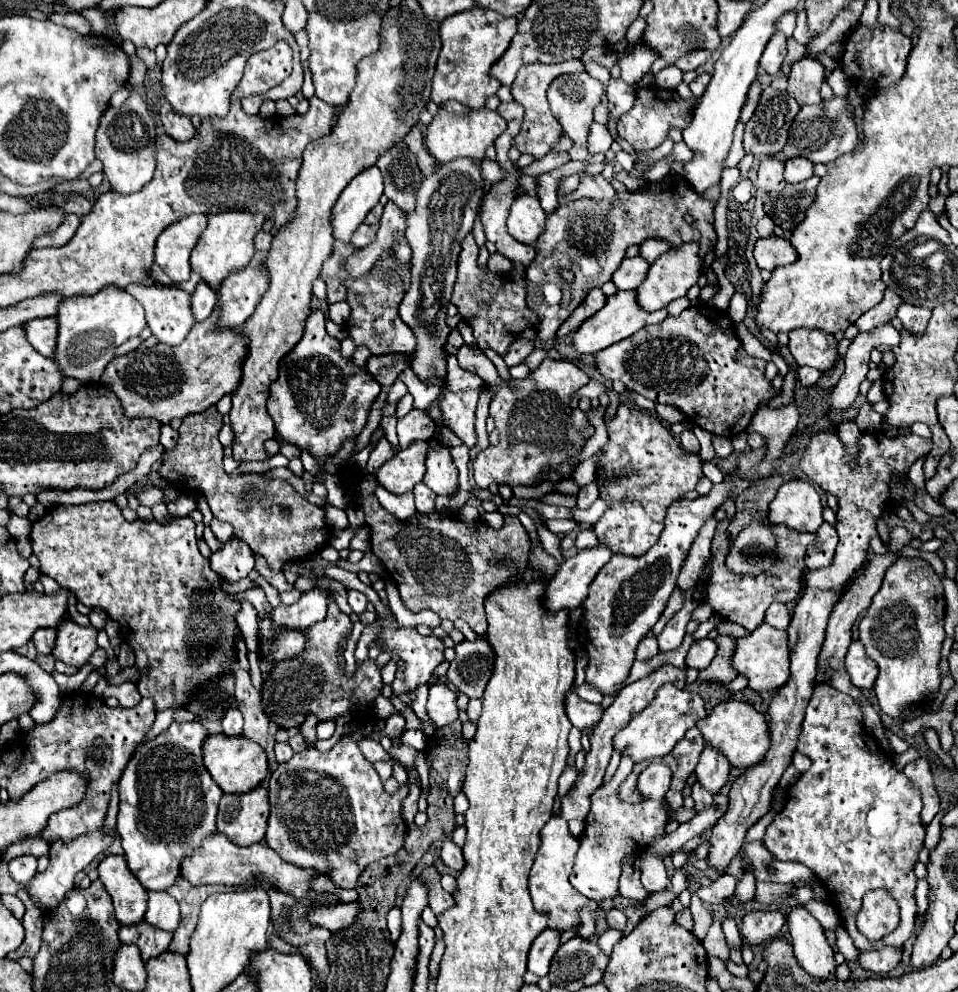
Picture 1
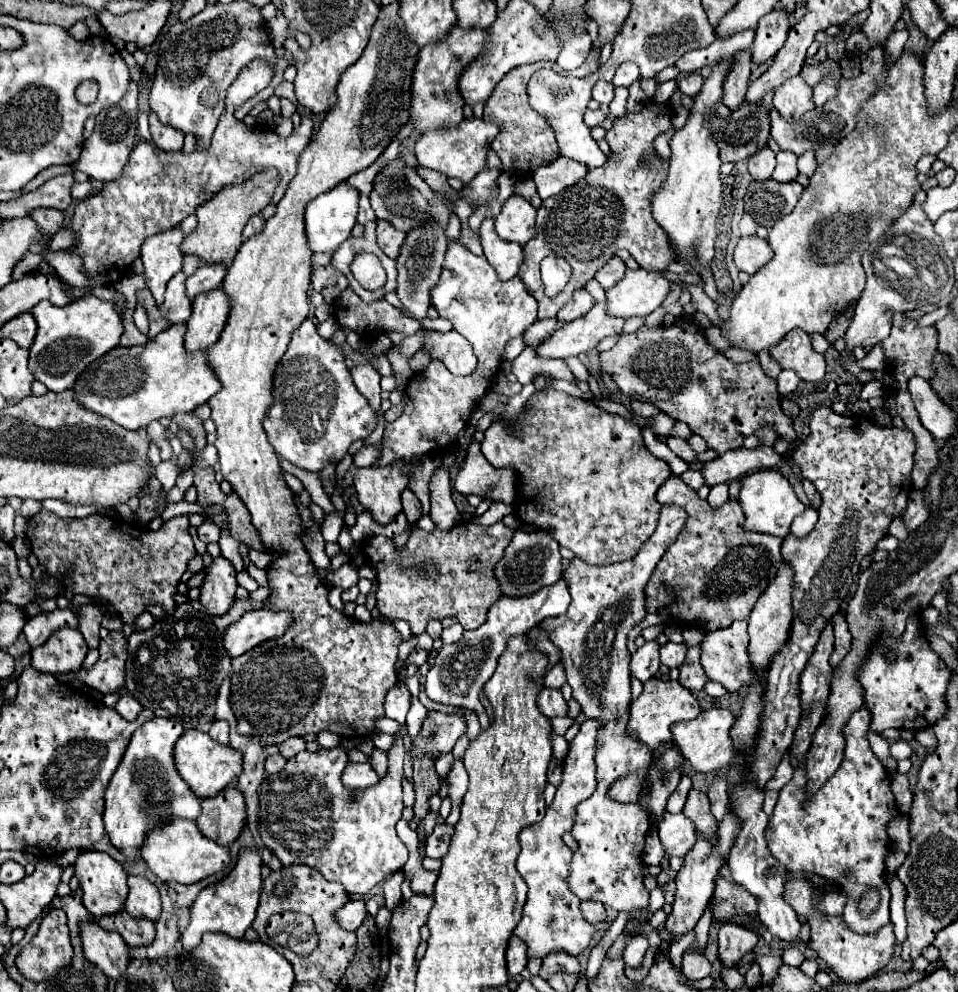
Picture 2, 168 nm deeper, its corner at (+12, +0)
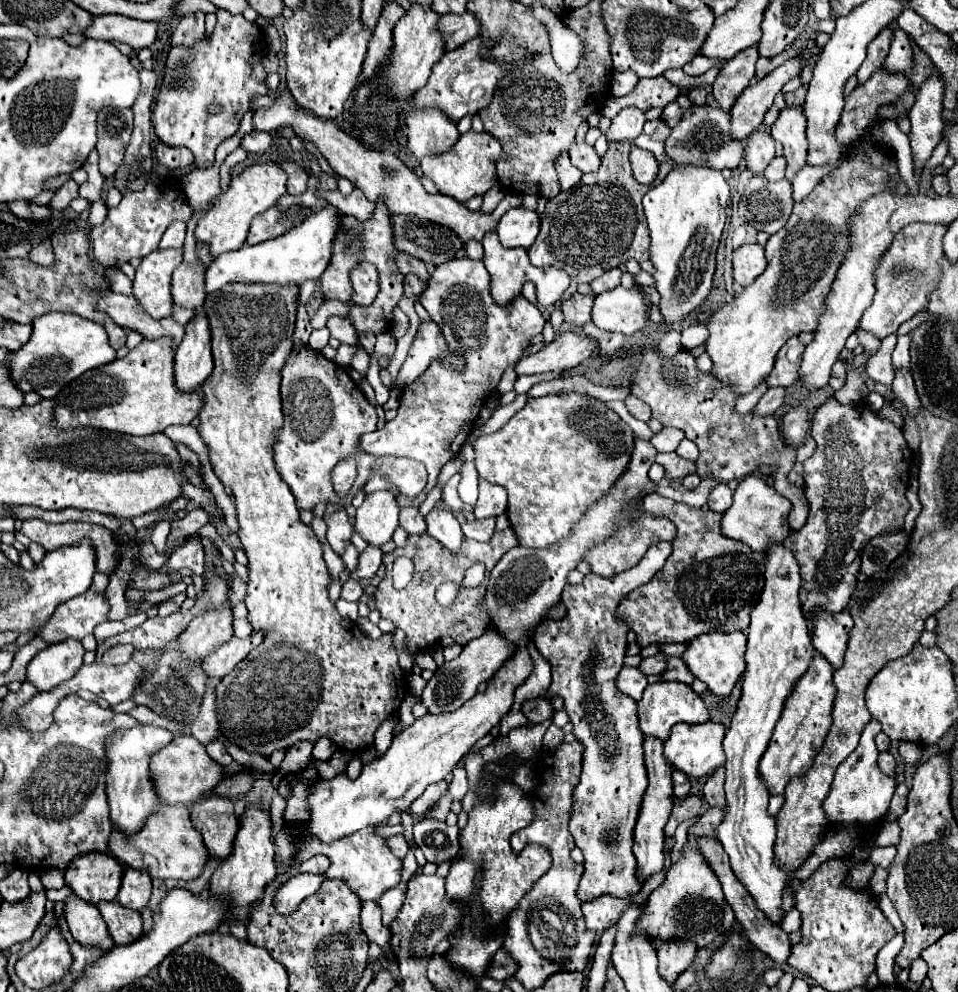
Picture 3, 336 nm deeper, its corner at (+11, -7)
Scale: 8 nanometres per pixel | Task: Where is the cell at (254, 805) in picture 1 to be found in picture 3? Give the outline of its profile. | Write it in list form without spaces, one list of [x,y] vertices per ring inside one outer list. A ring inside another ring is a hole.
[[[218,795],[202,797],[192,805],[192,825],[202,835],[204,845],[216,859],[226,859],[234,849],[234,837],[240,821],[230,799]]]

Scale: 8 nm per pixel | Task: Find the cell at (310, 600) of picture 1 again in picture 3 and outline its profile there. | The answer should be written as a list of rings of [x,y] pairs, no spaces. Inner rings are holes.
[[[254,631],[250,637],[246,639],[238,639],[232,637],[230,643],[224,643],[222,647],[214,649],[204,661],[202,667],[204,671],[210,675],[210,679],[222,679],[224,675],[228,675],[254,647],[258,647],[262,643],[262,639],[266,637],[264,631]]]

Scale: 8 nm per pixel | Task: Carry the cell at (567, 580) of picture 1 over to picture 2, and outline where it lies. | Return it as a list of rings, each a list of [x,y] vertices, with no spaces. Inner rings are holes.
[[[559,580],[553,586],[545,586],[527,598],[501,596],[489,608],[485,624],[481,624],[477,630],[463,634],[463,644],[457,642],[441,648],[441,652],[435,658],[435,664],[427,672],[427,682],[425,682],[427,696],[437,704],[453,704],[453,706],[465,706],[469,710],[477,710],[481,729],[485,730],[490,726],[490,721],[485,714],[483,704],[479,702],[479,690],[485,686],[489,676],[493,676],[497,668],[497,658],[507,648],[509,638],[527,634],[533,626],[537,626],[545,618],[561,616],[565,608],[569,608],[569,590],[565,588],[565,580]]]

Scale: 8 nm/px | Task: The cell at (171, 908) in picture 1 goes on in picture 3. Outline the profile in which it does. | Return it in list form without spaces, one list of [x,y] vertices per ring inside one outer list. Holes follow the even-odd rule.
[[[126,869],[122,877],[122,887],[118,893],[118,903],[126,909],[142,911],[150,901],[150,891],[152,891],[152,881],[146,871]]]

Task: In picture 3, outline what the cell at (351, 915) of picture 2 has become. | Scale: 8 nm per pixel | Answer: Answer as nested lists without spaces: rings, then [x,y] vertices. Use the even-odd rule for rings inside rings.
[[[372,901],[362,903],[362,913],[360,913],[360,925],[368,937],[370,943],[378,943],[382,949],[388,949],[390,941],[390,931],[382,925],[380,921],[380,907]]]

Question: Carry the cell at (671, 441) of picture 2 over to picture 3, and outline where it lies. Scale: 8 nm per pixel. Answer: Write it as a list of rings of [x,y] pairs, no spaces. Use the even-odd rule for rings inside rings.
[[[658,453],[656,463],[666,469],[666,477],[682,479],[690,473],[696,473],[696,463],[690,459],[682,459],[678,453]]]

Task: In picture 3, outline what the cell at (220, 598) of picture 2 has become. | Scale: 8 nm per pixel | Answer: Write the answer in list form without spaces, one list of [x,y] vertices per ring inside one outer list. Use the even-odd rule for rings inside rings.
[[[226,577],[226,583],[228,583],[226,603],[222,607],[214,607],[194,617],[184,629],[184,633],[178,637],[182,655],[192,663],[200,663],[212,649],[230,641],[230,637],[234,635],[232,631],[234,617],[232,617],[232,605],[230,605],[234,577]]]

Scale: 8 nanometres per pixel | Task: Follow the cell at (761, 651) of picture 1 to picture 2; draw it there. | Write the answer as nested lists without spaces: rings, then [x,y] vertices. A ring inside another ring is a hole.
[[[737,620],[729,628],[717,628],[705,634],[699,646],[701,646],[701,666],[707,678],[713,682],[719,682],[727,692],[735,692],[743,684],[749,684],[751,682],[751,662],[747,654],[747,644],[749,644],[749,636],[747,636],[745,620]]]

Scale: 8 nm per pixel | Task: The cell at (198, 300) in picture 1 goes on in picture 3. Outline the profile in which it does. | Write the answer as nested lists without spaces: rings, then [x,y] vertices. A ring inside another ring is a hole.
[[[326,205],[308,215],[298,227],[290,229],[286,235],[280,235],[278,239],[268,239],[266,243],[258,245],[244,245],[238,251],[230,251],[216,257],[206,269],[206,279],[204,279],[206,293],[214,293],[232,281],[302,285],[306,279],[320,279],[324,267],[328,267],[330,263],[332,243],[334,235],[338,233],[340,215],[342,213],[334,205]]]

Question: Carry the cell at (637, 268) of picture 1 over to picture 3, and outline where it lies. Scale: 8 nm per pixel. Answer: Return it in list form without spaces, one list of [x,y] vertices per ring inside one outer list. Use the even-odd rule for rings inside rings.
[[[618,267],[616,269],[610,269],[610,271],[602,273],[598,279],[594,279],[590,283],[590,287],[594,289],[594,293],[604,293],[604,291],[614,289],[614,287],[620,285],[620,275],[622,275],[622,271]]]

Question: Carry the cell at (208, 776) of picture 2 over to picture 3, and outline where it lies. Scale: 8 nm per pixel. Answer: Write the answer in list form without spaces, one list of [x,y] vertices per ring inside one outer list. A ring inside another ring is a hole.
[[[182,735],[182,737],[174,737],[164,749],[154,753],[154,757],[150,761],[150,775],[152,775],[152,781],[156,785],[156,793],[162,799],[162,803],[188,805],[188,803],[194,803],[200,797],[208,795],[216,787],[216,783],[222,781],[224,769],[218,767],[208,757],[204,745],[196,737]]]

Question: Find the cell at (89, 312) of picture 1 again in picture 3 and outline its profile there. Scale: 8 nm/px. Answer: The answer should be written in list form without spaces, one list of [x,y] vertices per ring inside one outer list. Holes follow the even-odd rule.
[[[50,311],[32,323],[30,341],[14,351],[8,359],[8,367],[12,379],[24,393],[36,391],[40,397],[52,399],[66,387],[70,381],[86,373],[88,369],[96,369],[116,359],[116,351],[110,347],[106,329],[102,323],[94,323],[74,313],[58,313]]]

